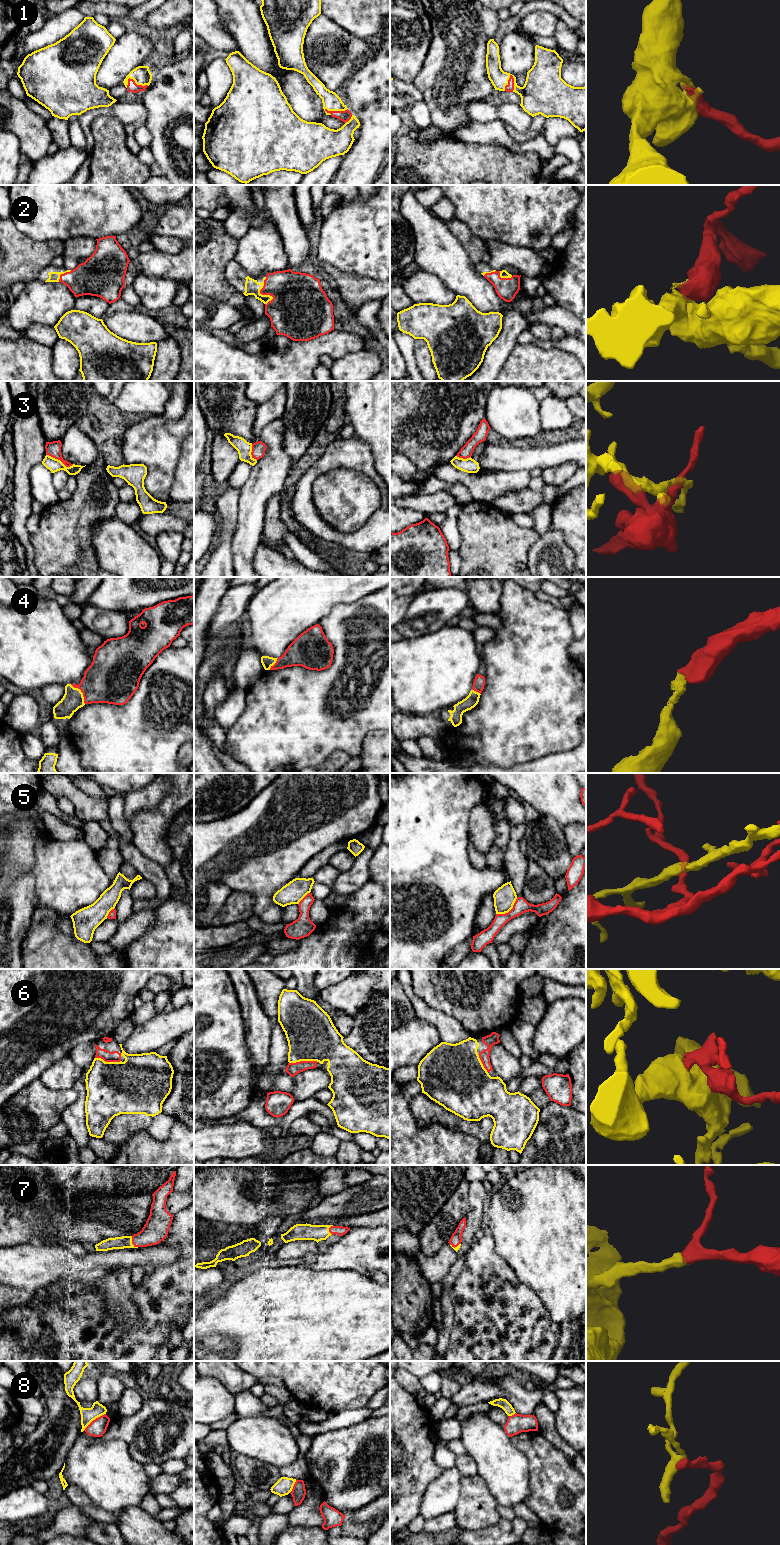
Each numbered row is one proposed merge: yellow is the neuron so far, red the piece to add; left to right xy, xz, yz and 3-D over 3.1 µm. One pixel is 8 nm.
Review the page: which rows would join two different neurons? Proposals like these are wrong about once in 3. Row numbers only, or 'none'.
3, 5, 8

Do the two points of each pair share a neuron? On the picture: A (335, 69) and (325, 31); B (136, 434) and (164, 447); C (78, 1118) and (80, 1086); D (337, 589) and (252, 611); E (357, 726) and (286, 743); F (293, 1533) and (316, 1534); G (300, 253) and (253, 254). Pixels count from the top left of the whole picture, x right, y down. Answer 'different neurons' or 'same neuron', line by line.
A: same neuron
B: same neuron
C: same neuron
D: same neuron
E: same neuron
F: same neuron
G: different neurons

